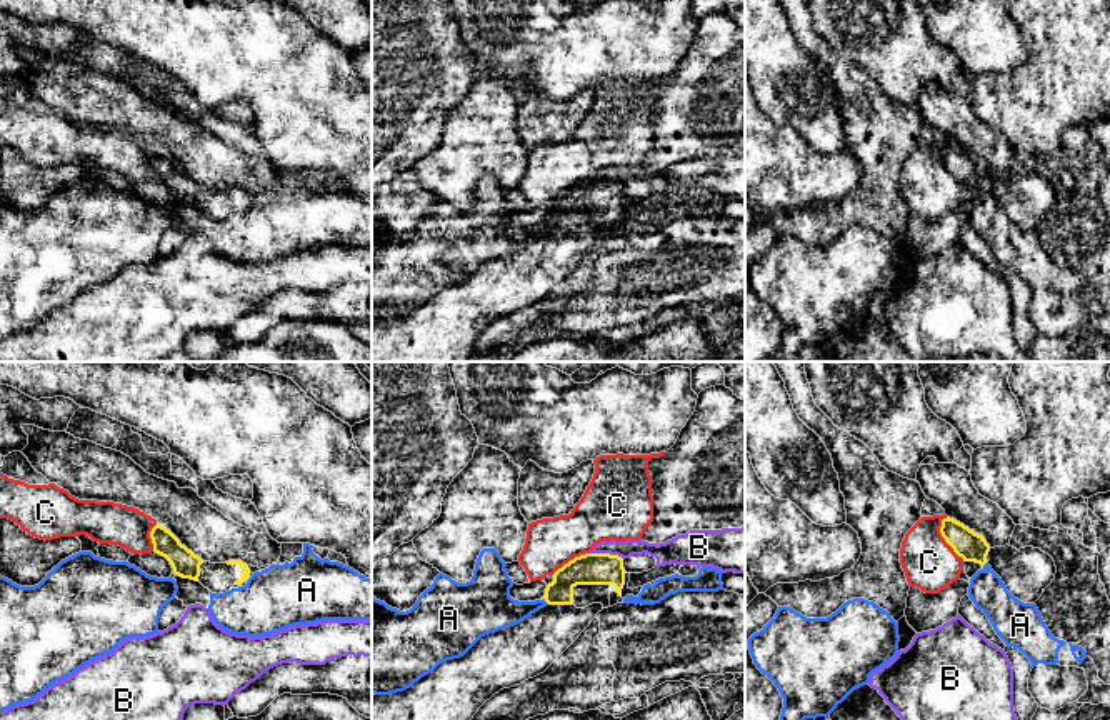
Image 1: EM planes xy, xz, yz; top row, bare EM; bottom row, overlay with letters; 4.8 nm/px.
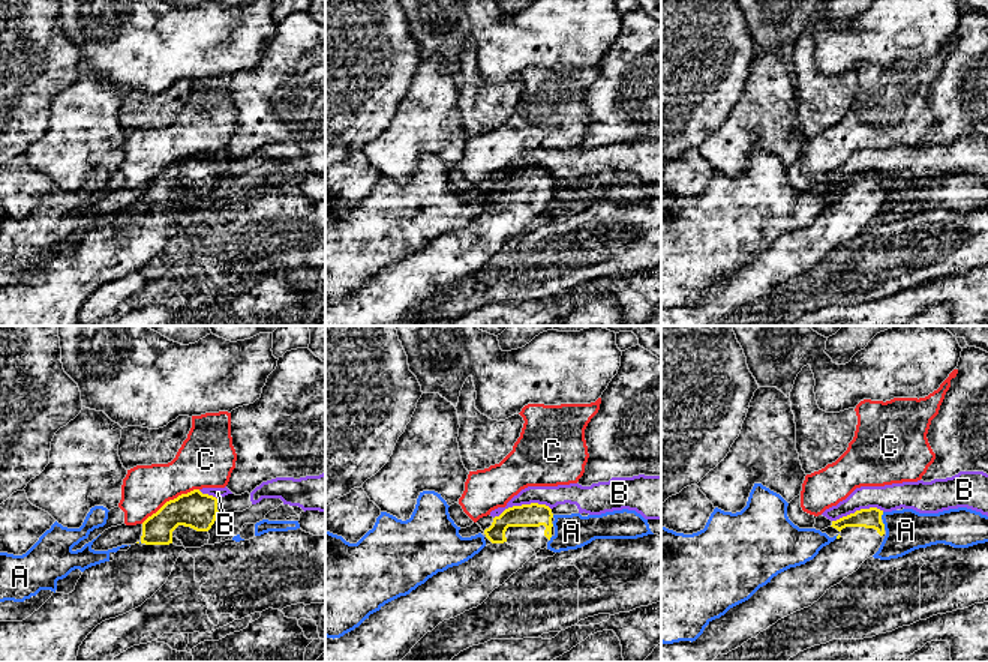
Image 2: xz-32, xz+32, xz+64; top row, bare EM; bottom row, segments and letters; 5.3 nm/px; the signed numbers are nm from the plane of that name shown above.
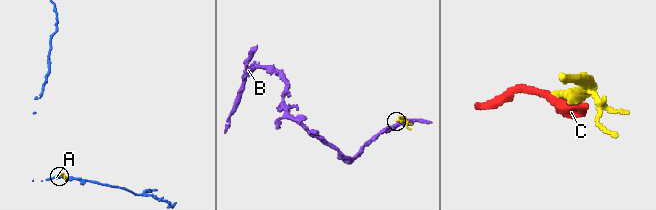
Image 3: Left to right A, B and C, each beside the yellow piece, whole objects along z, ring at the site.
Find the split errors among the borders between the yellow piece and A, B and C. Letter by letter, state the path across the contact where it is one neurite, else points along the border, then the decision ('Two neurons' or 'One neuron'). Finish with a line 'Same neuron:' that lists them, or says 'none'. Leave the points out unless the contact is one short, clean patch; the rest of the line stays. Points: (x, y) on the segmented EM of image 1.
A: Boundary: xz (544, 600), (549, 604). Two neurons
B: Boundary: xz (590, 552), (609, 552), (624, 559). Two neurons
C: Two neurons
Same neuron: none

